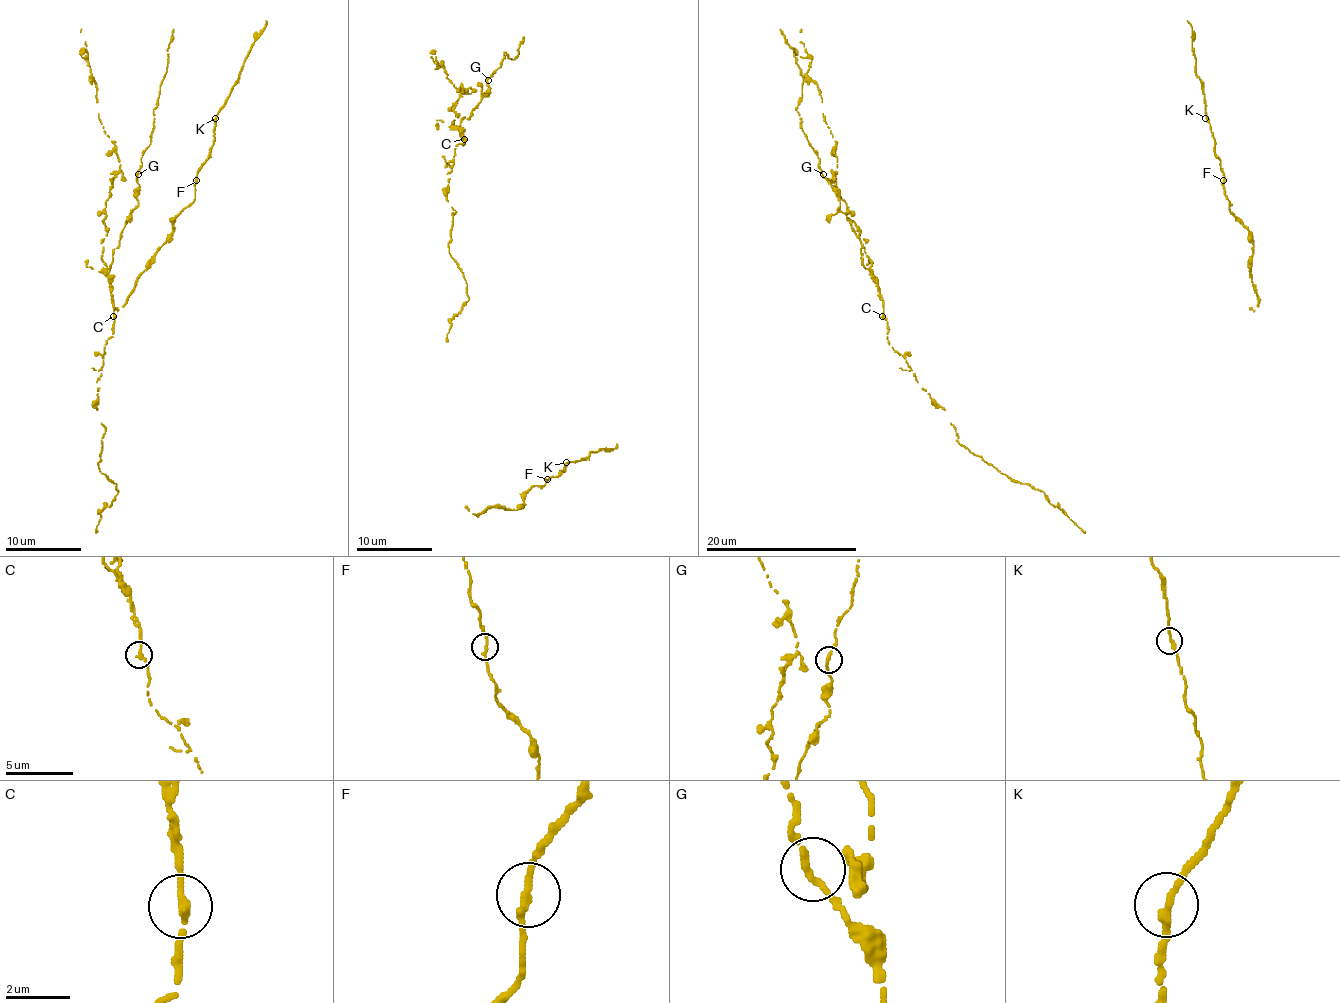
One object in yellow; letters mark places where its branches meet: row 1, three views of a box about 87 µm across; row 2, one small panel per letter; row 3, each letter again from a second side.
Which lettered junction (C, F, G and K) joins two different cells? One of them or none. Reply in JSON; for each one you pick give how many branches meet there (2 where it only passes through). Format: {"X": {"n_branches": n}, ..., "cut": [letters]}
{"C": {"n_branches": 2}, "cut": ["C"]}

